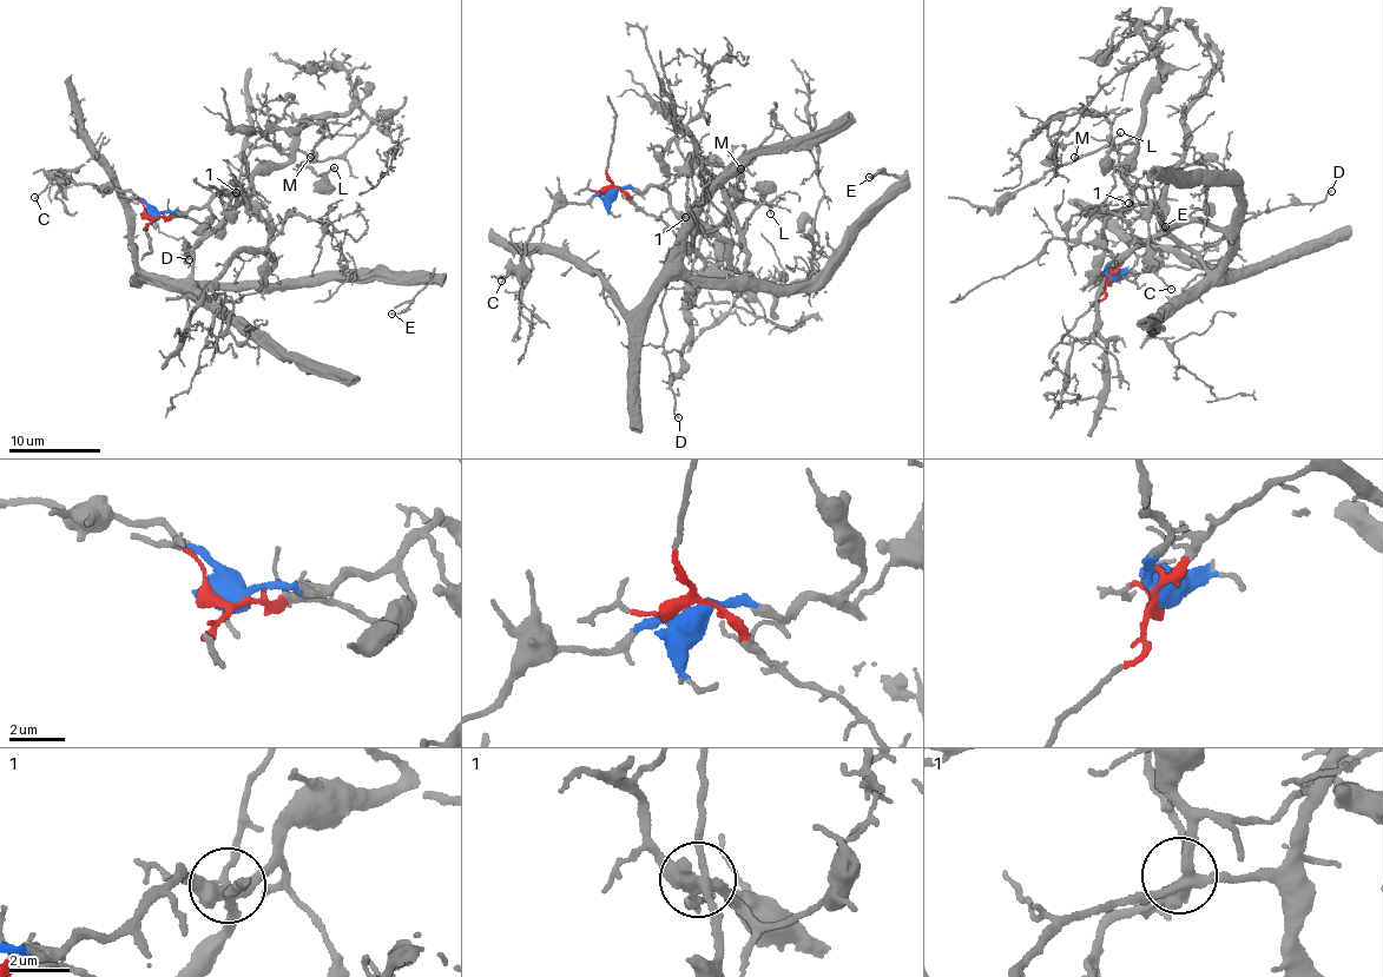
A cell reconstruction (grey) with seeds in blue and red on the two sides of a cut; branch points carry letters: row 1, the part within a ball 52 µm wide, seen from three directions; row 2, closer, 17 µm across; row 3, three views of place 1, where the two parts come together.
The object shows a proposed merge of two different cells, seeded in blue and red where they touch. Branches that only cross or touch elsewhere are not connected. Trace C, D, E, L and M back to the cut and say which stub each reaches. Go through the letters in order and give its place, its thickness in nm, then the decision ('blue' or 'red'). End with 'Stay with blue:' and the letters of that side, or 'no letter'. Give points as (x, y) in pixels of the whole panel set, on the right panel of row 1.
C: place (1171, 289); calibre 140 nm; blue
D: place (1331, 191); calibre 130 nm; red
E: place (1165, 226); calibre 150 nm; red
L: place (1120, 132); calibre 150 nm; blue
M: place (1074, 157); calibre 160 nm; red
Stay with blue: C, L

